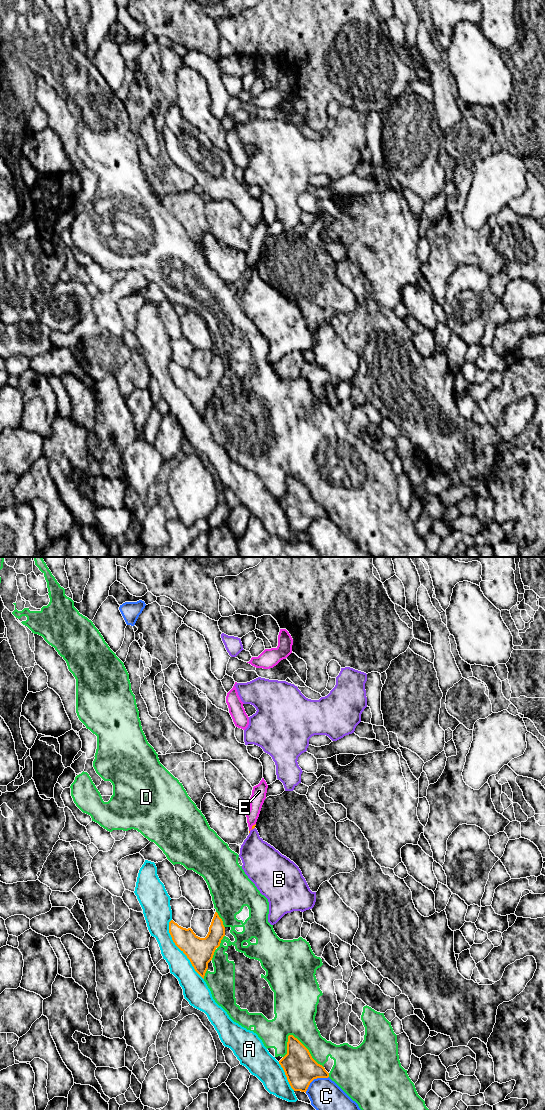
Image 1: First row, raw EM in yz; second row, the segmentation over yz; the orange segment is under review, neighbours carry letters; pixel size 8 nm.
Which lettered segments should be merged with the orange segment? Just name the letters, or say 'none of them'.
E

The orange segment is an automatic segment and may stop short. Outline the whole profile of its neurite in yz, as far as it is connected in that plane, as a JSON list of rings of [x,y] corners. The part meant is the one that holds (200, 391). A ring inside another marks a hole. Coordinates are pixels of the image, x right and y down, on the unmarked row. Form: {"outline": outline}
{"outline": [[[215,352],[205,378],[198,377],[191,368],[183,368],[173,360],[169,362],[169,373],[175,385],[187,396],[195,411],[204,419],[208,403],[225,376],[225,367]]]}

